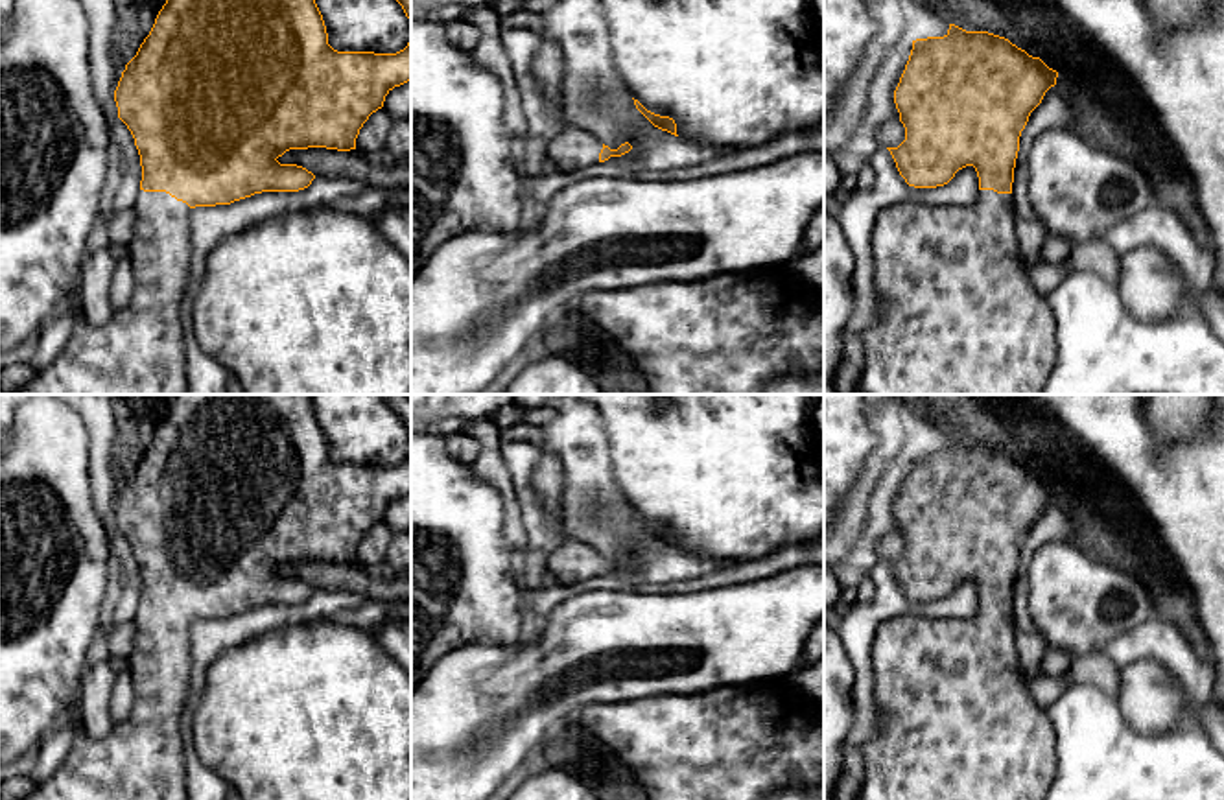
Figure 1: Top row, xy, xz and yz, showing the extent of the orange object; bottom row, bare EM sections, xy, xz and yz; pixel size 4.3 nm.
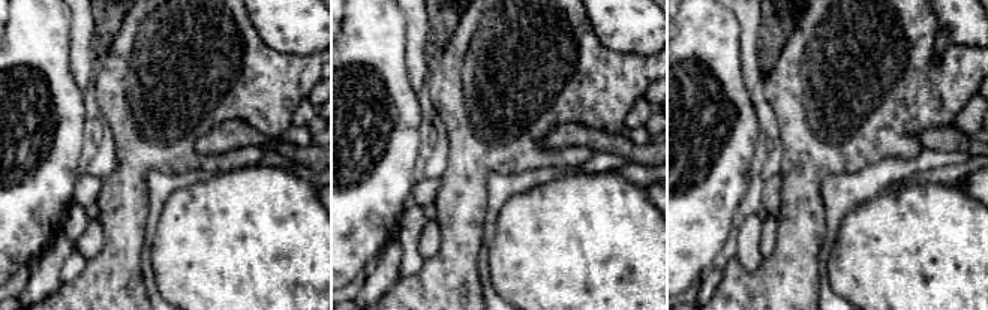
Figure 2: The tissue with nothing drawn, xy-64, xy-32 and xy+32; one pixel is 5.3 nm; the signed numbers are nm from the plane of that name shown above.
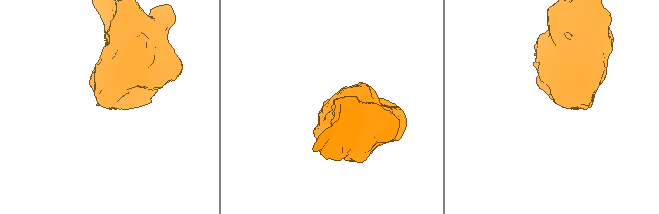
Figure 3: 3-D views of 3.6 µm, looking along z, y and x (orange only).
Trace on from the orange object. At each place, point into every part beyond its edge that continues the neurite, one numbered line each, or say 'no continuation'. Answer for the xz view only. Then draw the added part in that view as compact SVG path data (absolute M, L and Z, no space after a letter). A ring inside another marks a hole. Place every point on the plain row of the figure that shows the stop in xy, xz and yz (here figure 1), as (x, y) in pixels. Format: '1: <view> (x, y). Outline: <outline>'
1: xz (572, 561). Outline: M564 540L547 557L547 571L557 579L559 584L579 584L599 575L603 555L581 542Z

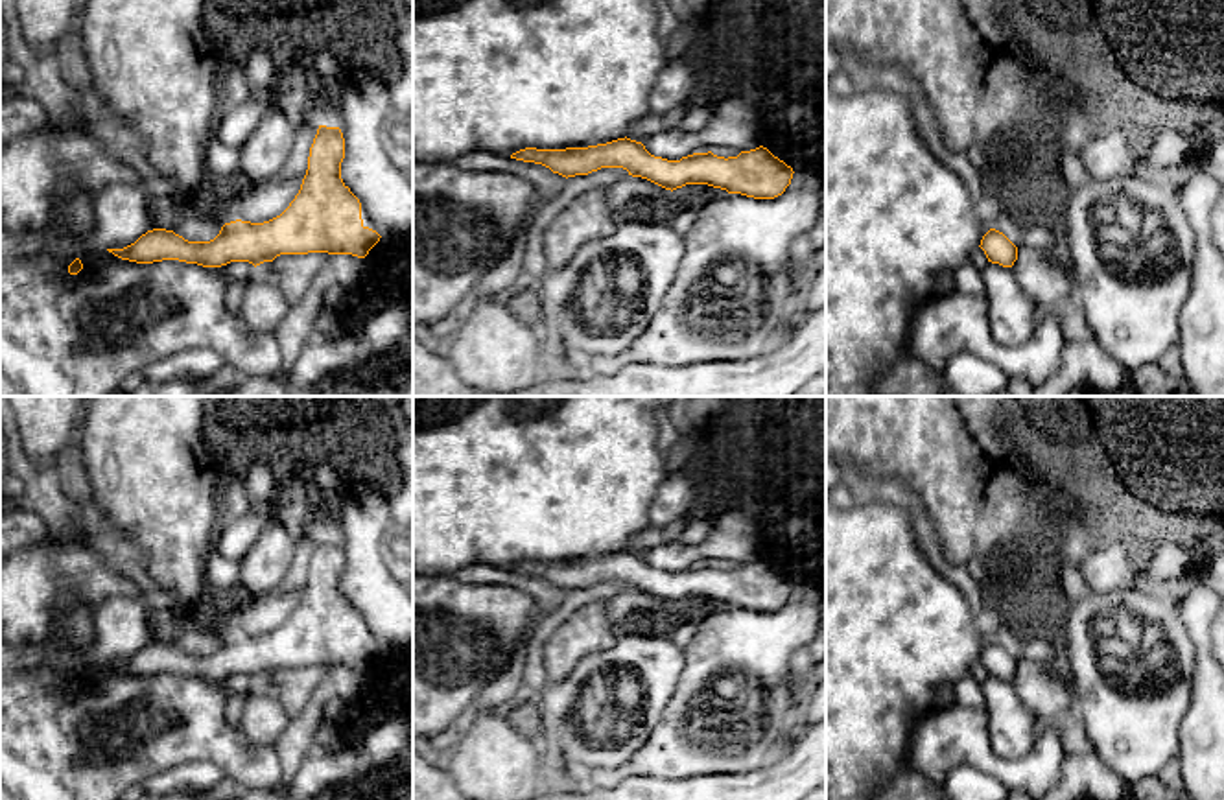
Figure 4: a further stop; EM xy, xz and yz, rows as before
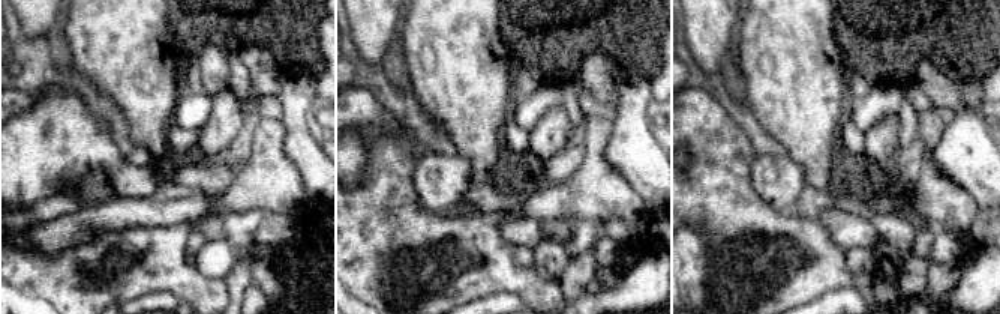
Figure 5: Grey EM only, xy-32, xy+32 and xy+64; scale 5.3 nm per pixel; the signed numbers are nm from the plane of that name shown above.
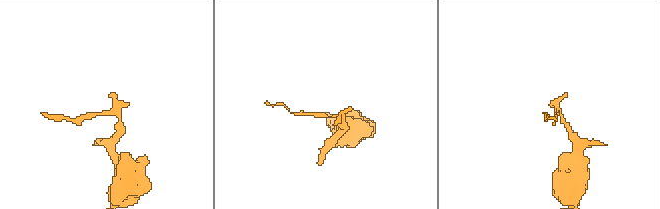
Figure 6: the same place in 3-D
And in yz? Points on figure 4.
no continuation

